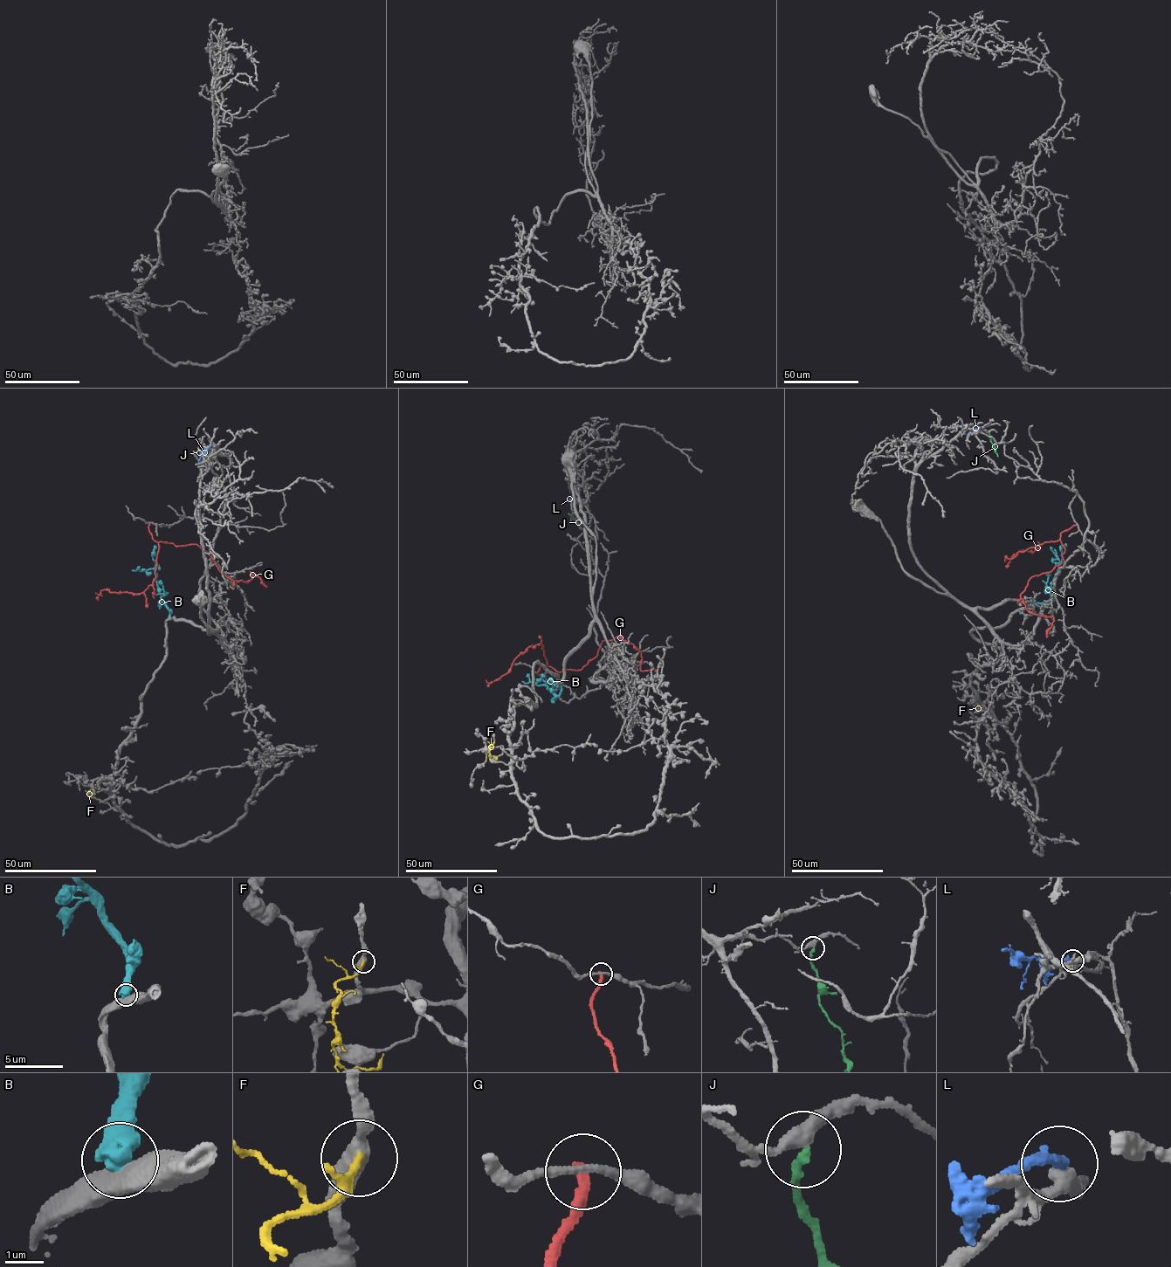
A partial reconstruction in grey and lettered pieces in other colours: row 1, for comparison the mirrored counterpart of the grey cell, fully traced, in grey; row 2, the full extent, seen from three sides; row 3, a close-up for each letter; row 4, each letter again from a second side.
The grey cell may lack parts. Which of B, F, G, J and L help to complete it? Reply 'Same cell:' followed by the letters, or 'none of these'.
Same cell: none of these

